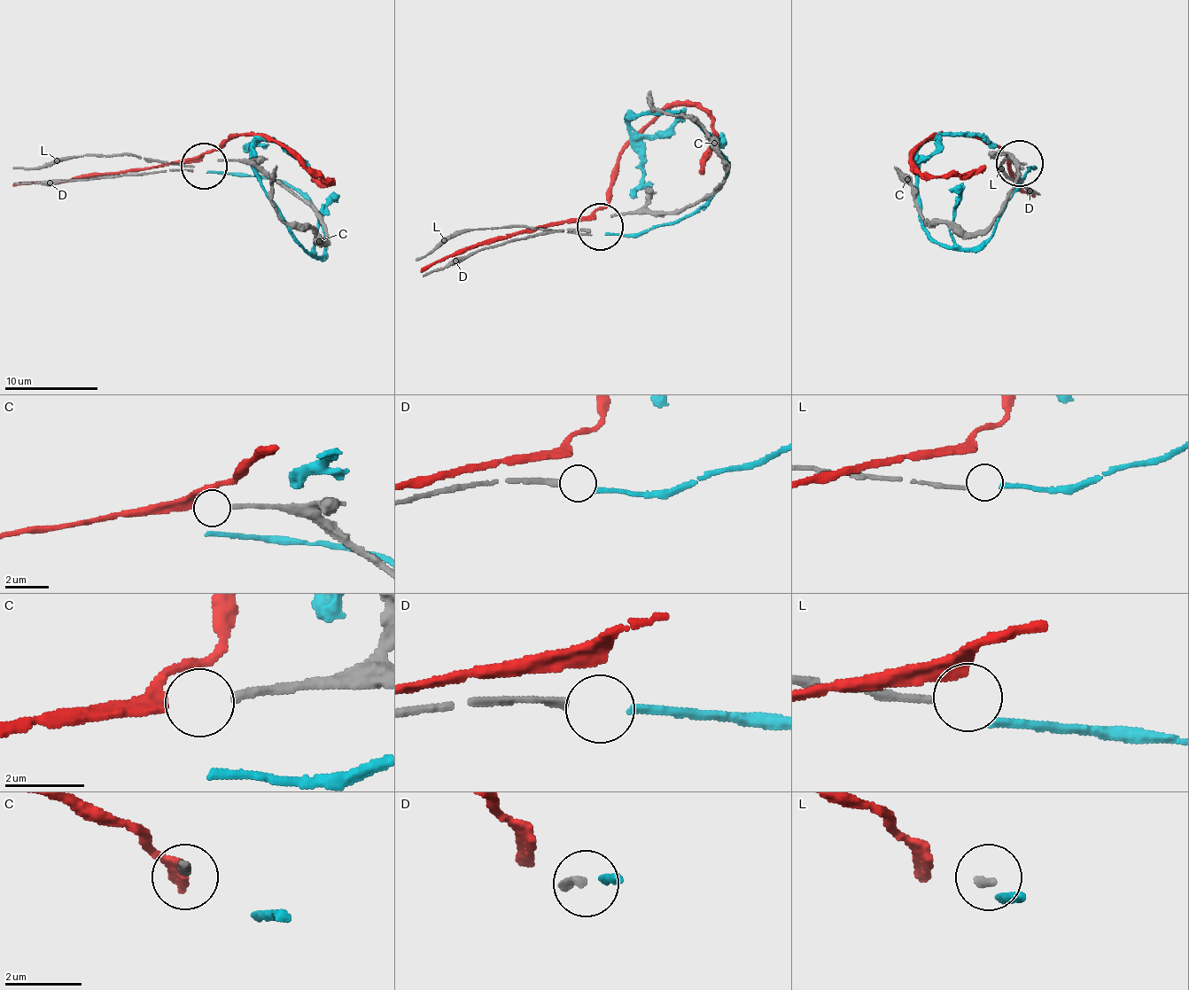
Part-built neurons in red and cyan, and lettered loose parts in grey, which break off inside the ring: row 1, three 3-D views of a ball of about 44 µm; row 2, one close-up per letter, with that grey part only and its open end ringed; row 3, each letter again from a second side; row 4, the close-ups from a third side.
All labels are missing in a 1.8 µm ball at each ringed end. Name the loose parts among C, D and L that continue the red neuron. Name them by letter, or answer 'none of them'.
C

